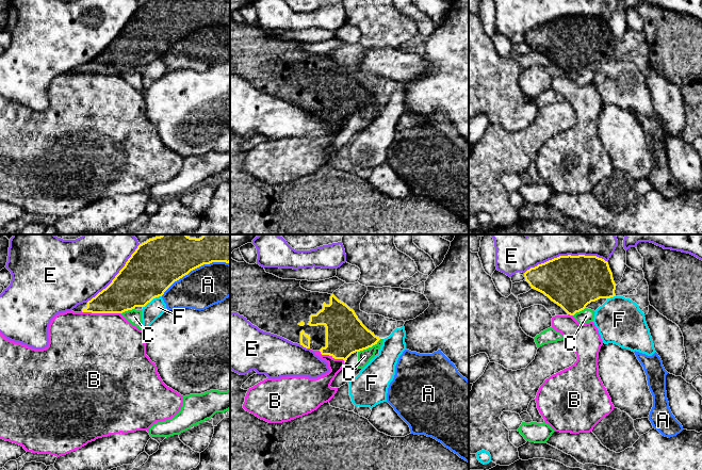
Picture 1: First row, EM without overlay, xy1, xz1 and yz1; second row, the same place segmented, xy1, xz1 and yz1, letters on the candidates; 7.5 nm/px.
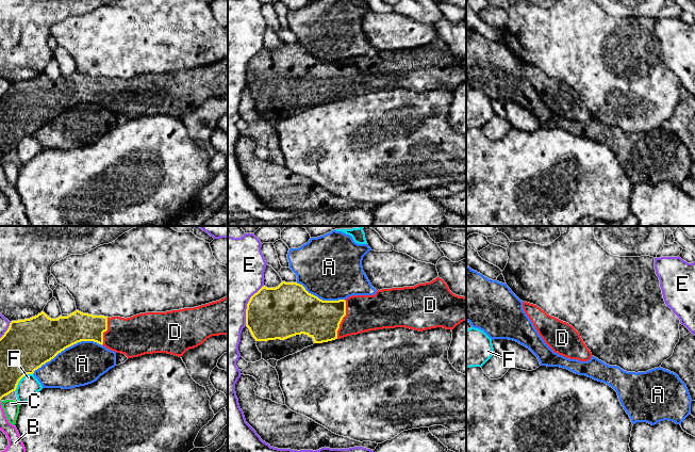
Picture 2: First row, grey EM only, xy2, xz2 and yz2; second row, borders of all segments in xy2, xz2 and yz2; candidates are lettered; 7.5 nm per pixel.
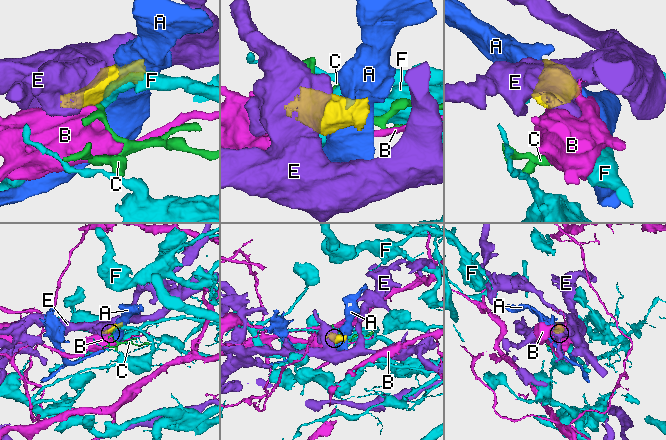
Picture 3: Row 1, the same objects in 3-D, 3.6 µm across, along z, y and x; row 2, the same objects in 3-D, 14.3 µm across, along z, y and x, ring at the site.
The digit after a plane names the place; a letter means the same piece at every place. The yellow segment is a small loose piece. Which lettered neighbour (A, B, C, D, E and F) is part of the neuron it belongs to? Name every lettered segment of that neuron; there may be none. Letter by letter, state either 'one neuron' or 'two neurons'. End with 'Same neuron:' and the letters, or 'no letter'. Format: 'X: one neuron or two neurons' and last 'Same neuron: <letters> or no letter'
A: two neurons
B: two neurons
C: two neurons
D: one neuron
E: two neurons
F: two neurons
Same neuron: D

